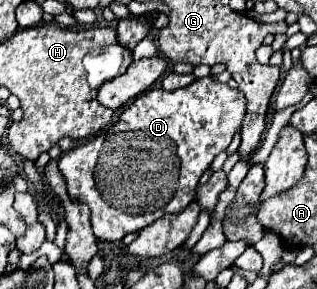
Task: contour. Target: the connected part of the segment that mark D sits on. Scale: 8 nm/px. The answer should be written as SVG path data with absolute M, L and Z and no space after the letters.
M204 77L204 79L196 79L192 85L184 87L184 89L176 89L176 91L164 91L164 89L150 89L146 93L142 93L140 97L136 97L124 111L122 115L118 117L118 121L114 125L110 125L108 129L100 131L94 139L66 151L60 161L58 161L58 167L66 179L66 187L68 187L68 193L72 199L78 199L82 203L86 203L90 207L90 221L92 221L92 229L94 229L94 235L98 239L104 239L104 241L118 241L122 239L126 233L130 231L140 231L142 227L154 223L156 219L160 219L162 215L166 213L178 213L184 209L184 205L192 203L194 197L196 197L196 185L198 185L198 179L202 177L202 173L210 167L210 163L214 161L214 157L220 153L220 151L226 151L226 147L232 143L232 137L236 135L236 131L240 131L242 127L242 119L246 115L246 99L244 95L238 91L238 89L230 89L226 83L216 83L212 81L210 77Z

